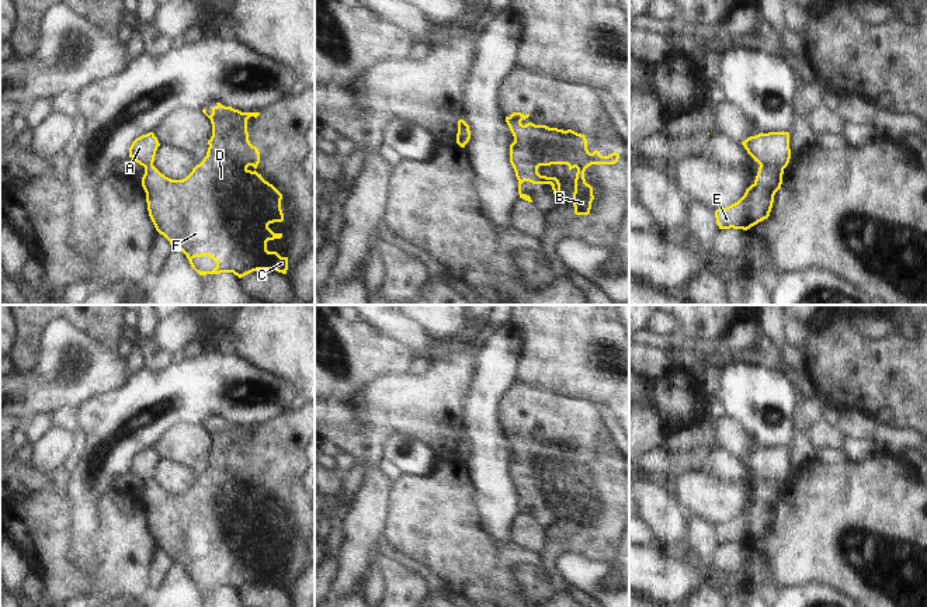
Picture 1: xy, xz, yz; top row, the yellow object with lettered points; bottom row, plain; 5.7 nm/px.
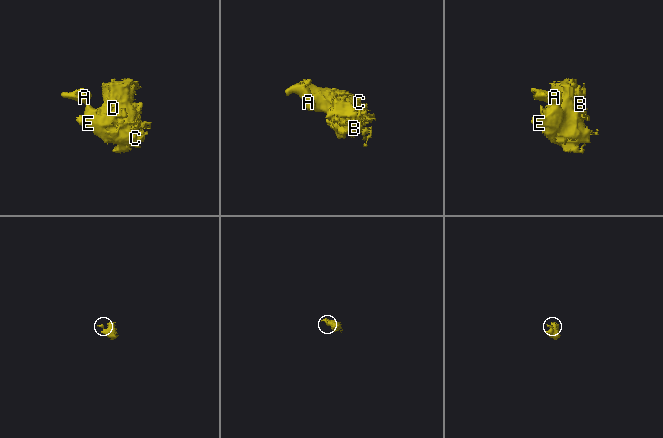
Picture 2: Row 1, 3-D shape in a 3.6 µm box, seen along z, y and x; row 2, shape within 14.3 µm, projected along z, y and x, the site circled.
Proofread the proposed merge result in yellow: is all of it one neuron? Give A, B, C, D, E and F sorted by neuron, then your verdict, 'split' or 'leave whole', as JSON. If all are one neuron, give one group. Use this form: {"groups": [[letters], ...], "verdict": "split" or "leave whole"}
{"groups": [["A"], ["B", "C", "D", "E", "F"]], "verdict": "split"}

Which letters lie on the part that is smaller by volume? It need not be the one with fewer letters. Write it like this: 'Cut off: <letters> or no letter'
Cut off: A

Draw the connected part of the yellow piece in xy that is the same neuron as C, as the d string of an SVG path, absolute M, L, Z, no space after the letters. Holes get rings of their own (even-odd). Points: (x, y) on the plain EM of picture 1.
M221 417L216 419L211 430L206 429L205 423L202 424L212 438L212 451L208 455L206 471L185 493L171 495L162 489L153 479L145 482L142 502L146 507L149 531L156 545L170 556L173 563L178 563L187 570L191 582L199 590L233 587L242 593L257 585L275 585L287 589L288 572L281 572L277 566L267 565L268 555L282 552L282 548L274 548L268 542L270 538L284 535L281 524L282 509L256 485L251 486L247 483L249 481L257 483L260 478L260 466L250 458L247 447L247 434L250 431L257 433L260 427L242 427ZM202 570L208 570L216 576L216 582L212 586L199 586L195 583L192 573Z

